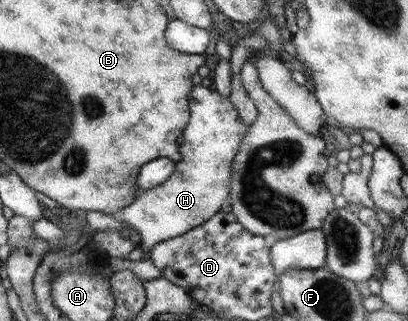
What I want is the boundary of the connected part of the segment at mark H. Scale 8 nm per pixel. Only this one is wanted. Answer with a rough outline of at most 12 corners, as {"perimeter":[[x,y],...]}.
{"perimeter":[[195,79],[179,160],[114,214],[156,242],[229,200],[247,132],[234,104]]}

